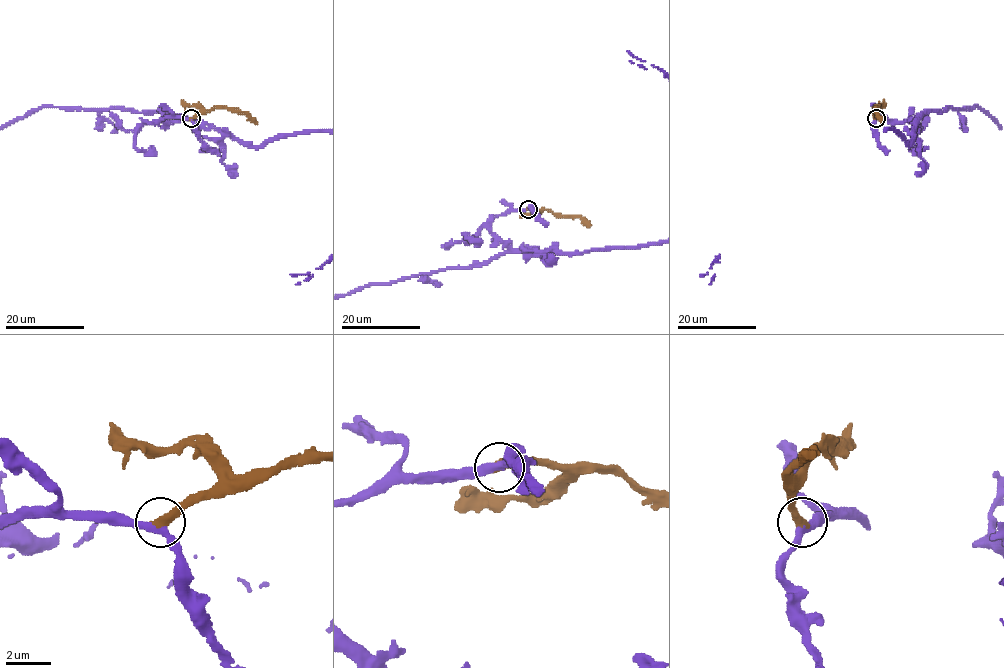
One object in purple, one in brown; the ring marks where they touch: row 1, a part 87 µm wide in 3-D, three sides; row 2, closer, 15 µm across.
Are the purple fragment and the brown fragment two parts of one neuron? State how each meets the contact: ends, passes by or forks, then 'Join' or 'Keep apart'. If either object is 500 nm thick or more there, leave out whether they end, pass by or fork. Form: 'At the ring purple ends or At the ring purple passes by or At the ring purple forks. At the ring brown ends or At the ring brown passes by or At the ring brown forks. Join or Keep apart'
At the ring purple passes by. At the ring brown ends. Join

